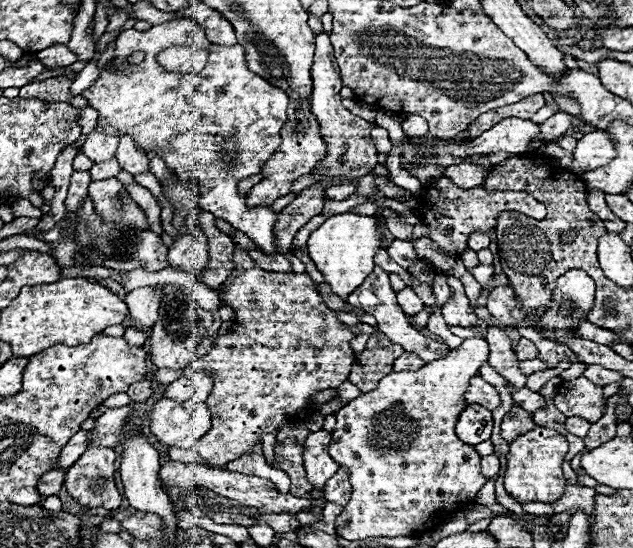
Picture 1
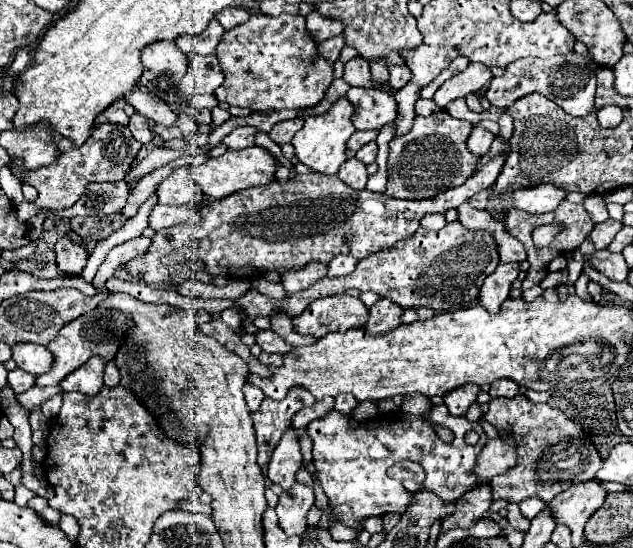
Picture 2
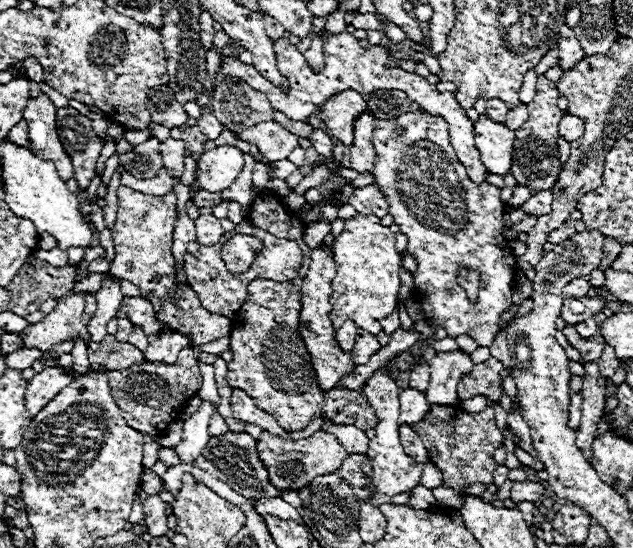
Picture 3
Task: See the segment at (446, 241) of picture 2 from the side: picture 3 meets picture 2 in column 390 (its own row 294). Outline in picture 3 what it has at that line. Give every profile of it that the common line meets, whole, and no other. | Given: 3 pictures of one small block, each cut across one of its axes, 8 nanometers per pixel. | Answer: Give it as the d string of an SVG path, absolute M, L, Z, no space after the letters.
M268 279L252 280L248 284L248 296L244 306L238 310L236 318L232 318L232 334L230 334L230 350L234 354L232 362L228 364L228 384L244 390L248 396L254 398L256 406L264 412L272 414L276 422L284 430L302 430L316 414L326 414L330 422L336 424L354 424L360 430L368 430L376 426L376 414L368 404L368 398L362 390L340 390L334 388L330 392L322 392L316 382L316 372L310 362L310 354L300 336L300 288L295 288L290 282L276 282Z

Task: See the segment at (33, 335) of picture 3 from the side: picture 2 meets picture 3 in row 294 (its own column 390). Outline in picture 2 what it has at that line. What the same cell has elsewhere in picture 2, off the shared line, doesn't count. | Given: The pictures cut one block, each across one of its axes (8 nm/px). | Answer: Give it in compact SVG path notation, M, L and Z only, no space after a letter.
M396 64L396 66L390 66L390 80L388 84L394 88L394 90L400 90L408 80L410 80L410 72L408 72L408 66L406 64Z

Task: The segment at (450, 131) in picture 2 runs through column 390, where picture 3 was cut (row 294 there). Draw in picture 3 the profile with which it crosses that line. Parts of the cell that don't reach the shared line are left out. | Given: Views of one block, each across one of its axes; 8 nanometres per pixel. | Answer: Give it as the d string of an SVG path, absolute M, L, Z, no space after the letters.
M120 186L118 188L118 214L116 224L112 226L114 240L114 262L110 274L116 278L124 278L140 288L140 294L152 302L156 310L156 320L174 330L182 332L190 338L190 344L202 346L206 342L214 342L224 338L232 330L232 322L220 314L212 314L204 310L198 300L198 294L190 288L190 284L176 282L176 264L172 256L172 230L176 222L176 194L170 190L164 196L150 196L138 190Z

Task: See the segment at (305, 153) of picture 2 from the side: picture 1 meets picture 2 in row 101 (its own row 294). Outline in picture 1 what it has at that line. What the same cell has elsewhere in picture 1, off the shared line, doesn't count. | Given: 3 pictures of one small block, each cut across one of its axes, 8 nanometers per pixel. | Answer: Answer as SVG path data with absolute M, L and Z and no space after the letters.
M350 208L342 214L326 218L324 224L310 234L308 252L310 258L316 262L318 270L324 274L326 282L332 286L334 294L346 298L372 272L376 252L384 248L382 240L384 236L378 232L378 218L356 214L354 208Z

